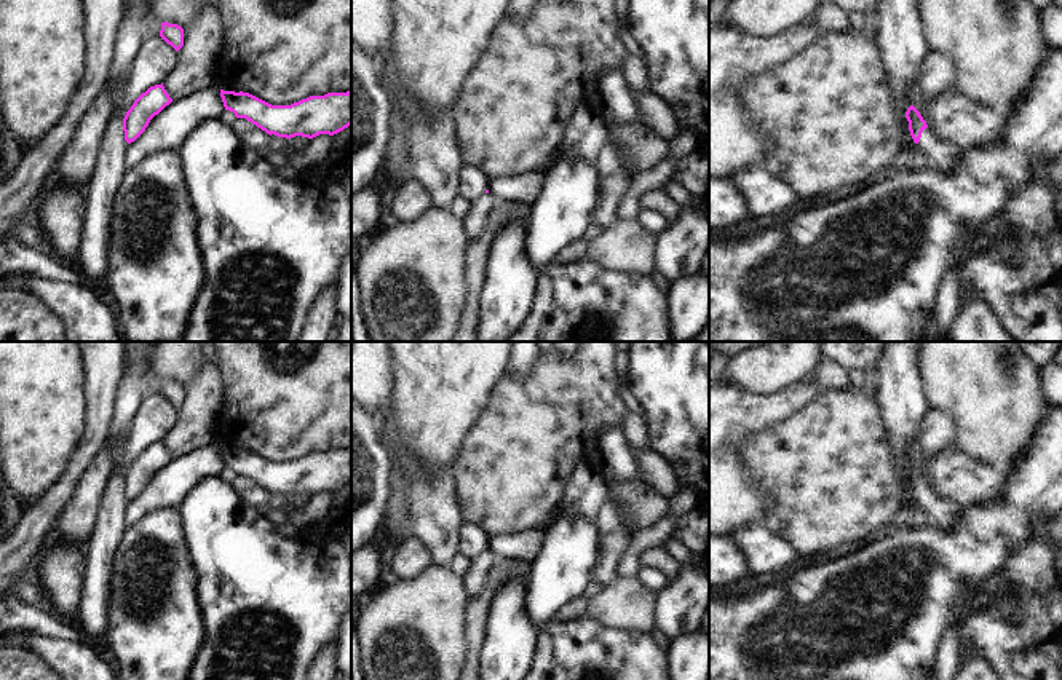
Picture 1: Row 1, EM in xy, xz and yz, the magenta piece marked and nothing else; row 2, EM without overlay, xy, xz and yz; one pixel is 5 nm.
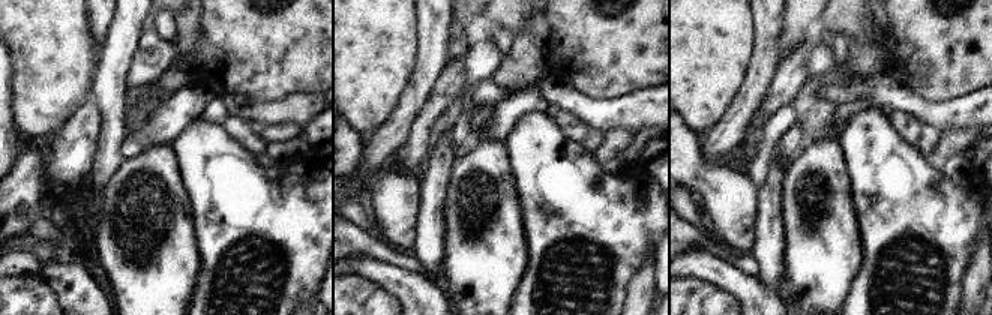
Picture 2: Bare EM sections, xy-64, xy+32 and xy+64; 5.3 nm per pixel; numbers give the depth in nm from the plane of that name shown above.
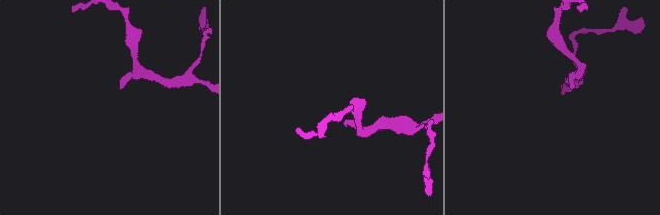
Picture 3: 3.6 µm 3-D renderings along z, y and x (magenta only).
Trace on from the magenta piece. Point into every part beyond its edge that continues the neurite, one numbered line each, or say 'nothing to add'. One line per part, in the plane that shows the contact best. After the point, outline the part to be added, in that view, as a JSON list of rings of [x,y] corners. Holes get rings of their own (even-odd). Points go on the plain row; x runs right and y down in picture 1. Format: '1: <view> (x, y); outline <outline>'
1: yz (941, 513); outline [[[929,485],[923,487],[918,503],[926,512],[928,524],[944,530],[953,528],[963,509],[957,503],[939,498]]]

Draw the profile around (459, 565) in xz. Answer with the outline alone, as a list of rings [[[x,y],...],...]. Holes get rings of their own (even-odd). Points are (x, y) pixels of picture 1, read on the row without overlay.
[[[457,552],[450,562],[449,562],[449,570],[457,576],[457,578],[463,578],[471,565],[471,559],[468,559],[466,555],[463,555],[462,552]]]

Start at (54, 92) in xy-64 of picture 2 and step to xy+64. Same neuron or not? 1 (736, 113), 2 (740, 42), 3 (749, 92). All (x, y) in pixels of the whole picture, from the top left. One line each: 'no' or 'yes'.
1: no
2: yes
3: no

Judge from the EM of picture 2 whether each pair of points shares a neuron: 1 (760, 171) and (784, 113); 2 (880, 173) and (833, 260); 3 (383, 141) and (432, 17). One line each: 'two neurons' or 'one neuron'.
1: one neuron
2: two neurons
3: one neuron

